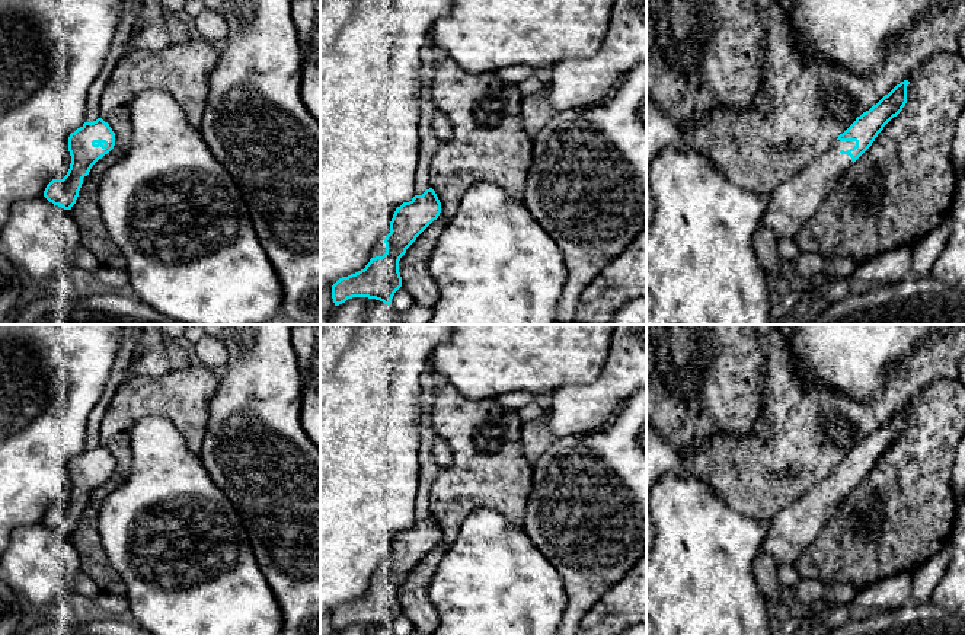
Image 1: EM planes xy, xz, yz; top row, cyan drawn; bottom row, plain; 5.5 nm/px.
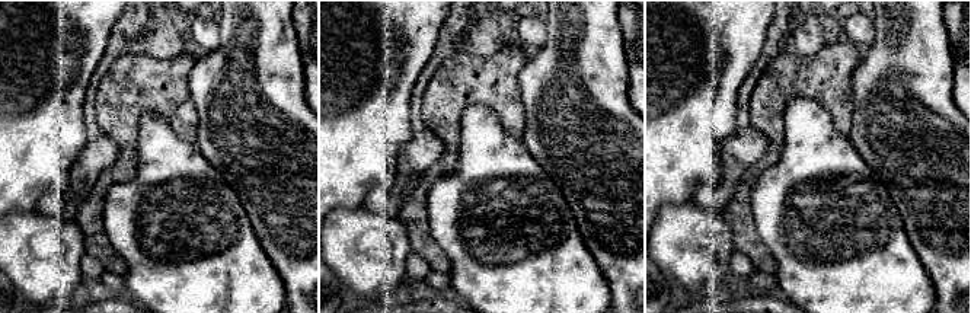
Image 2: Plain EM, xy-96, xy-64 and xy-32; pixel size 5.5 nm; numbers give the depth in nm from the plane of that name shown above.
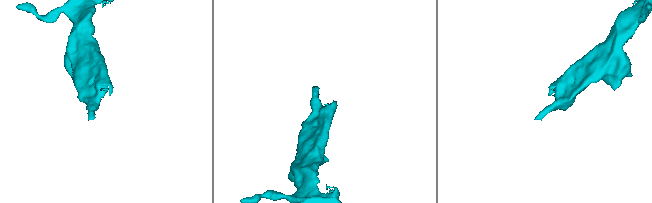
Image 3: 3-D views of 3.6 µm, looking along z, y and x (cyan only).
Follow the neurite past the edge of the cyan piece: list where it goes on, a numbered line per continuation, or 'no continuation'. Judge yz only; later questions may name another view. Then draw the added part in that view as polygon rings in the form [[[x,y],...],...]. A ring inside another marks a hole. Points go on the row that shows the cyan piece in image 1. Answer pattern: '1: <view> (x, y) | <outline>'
1: yz (792, 203) | [[[834,140],[801,172],[779,184],[770,194],[766,213],[754,233],[757,259],[766,274],[780,280],[785,268],[777,239],[793,240],[798,230],[818,211],[834,185],[851,167],[851,157],[840,151],[850,150],[856,141]]]

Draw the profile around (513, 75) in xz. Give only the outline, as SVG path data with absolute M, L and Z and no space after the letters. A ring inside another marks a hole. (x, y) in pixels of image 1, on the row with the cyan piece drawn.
M512 66L493 71L493 76L508 83L518 83L530 76L534 76L534 68L528 66Z

